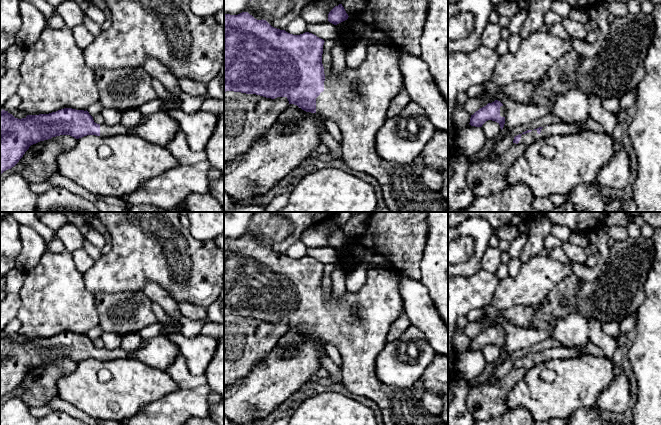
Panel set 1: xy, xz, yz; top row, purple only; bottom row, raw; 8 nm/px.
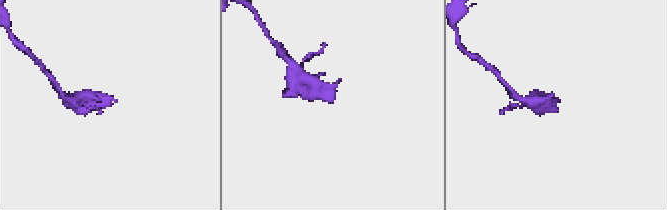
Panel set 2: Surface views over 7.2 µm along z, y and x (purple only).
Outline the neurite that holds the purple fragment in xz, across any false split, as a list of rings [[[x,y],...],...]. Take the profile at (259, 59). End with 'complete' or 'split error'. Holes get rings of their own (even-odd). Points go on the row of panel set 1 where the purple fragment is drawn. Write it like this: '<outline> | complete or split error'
[[[248,12],[224,14],[224,92],[256,94],[271,99],[286,97],[289,104],[297,105],[306,112],[333,119],[342,133],[342,160],[351,169],[376,179],[383,192],[385,207],[390,212],[448,212],[448,202],[439,191],[432,191],[423,183],[420,171],[415,171],[408,164],[383,160],[376,151],[376,134],[387,119],[390,102],[404,89],[398,49],[391,45],[369,43],[366,58],[358,68],[346,67],[340,76],[335,76],[330,70],[326,76],[322,64],[324,42],[309,32],[293,35],[274,28],[266,20],[257,20]]] | split error

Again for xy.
[[[64,108],[49,114],[27,115],[25,118],[18,119],[2,109],[0,112],[0,174],[14,167],[31,145],[52,137],[70,135],[79,139],[87,135],[109,137],[131,134],[154,145],[167,146],[174,139],[178,129],[178,121],[164,111],[143,116],[137,126],[126,128],[121,123],[118,125],[97,124],[87,110]]] | split error

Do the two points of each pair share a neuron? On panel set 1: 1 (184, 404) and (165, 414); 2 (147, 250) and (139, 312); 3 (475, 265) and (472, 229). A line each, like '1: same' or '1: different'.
1: same
2: different
3: same

